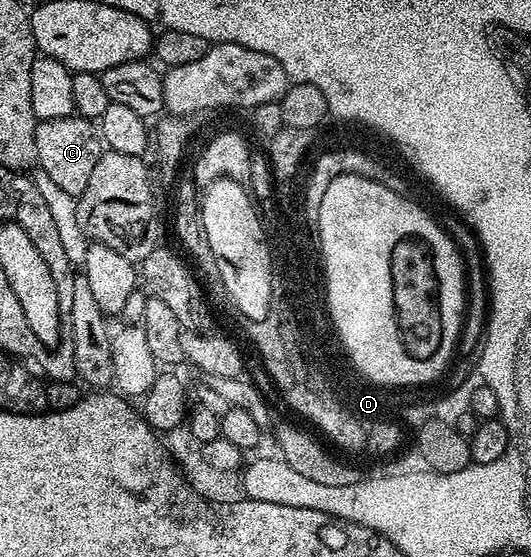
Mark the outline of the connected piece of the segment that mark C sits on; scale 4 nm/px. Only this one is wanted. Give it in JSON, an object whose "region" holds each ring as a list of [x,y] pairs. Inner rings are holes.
{"region":[[[76,114],[62,119],[43,119],[35,129],[36,166],[74,197],[79,197],[83,189],[87,189],[87,181],[91,181],[91,173],[95,169],[95,161],[103,153],[103,144],[99,138],[99,131],[90,120],[82,119]]]}

